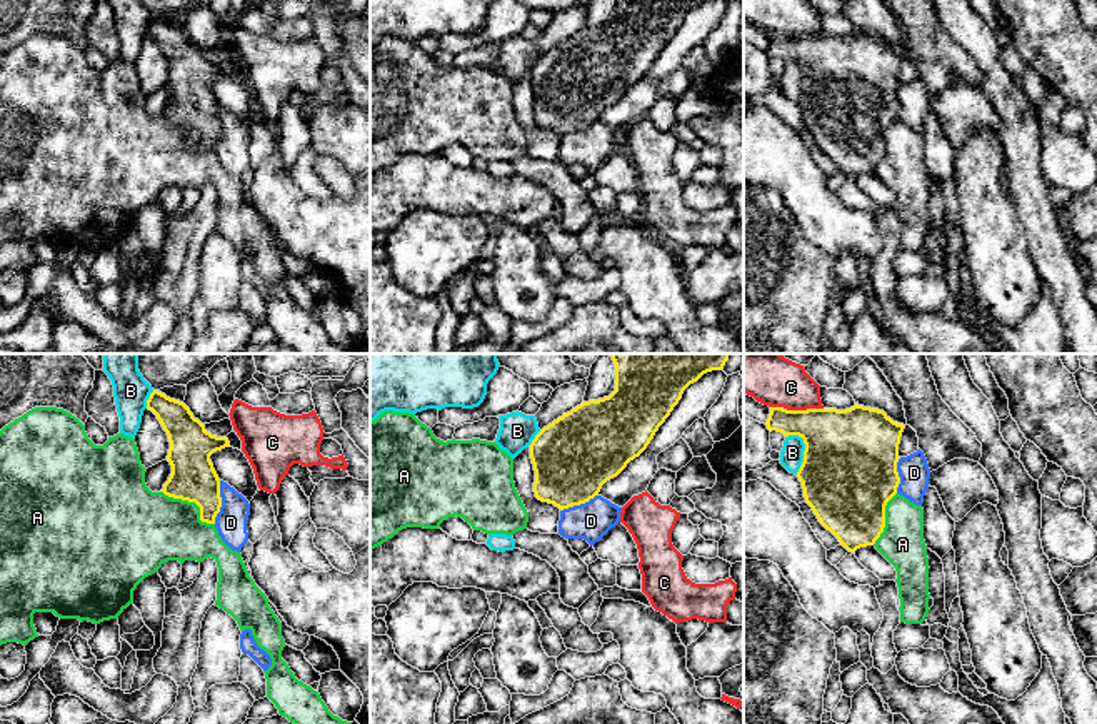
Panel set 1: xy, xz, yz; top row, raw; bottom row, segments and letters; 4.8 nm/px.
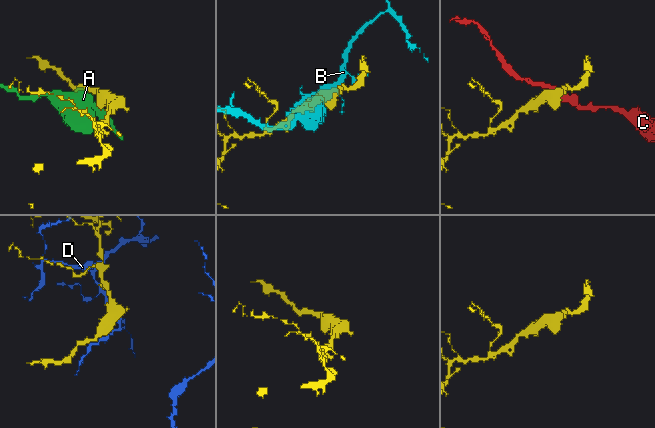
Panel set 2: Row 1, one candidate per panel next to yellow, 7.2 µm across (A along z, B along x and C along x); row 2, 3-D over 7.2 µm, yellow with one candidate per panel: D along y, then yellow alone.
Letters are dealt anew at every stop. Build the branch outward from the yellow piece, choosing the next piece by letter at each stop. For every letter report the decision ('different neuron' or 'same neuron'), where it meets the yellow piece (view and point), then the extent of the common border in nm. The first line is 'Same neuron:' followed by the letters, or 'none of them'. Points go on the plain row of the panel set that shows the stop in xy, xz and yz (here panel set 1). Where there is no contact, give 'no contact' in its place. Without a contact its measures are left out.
Same neuron: none of them
A: different neuron | xy (194, 127) | 300 nm
B: different neuron | yz (804, 77) | 200 nm
C: different neuron | yz (797, 37) | 260 nm
D: different neuron | xy (220, 129) | 220 nm

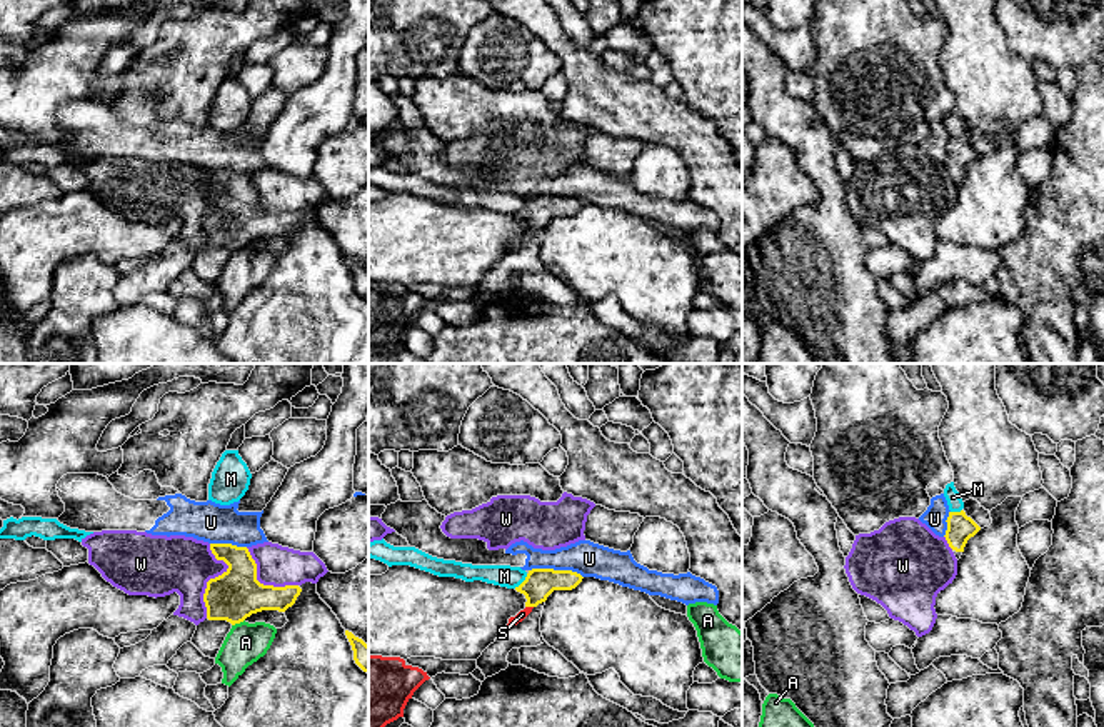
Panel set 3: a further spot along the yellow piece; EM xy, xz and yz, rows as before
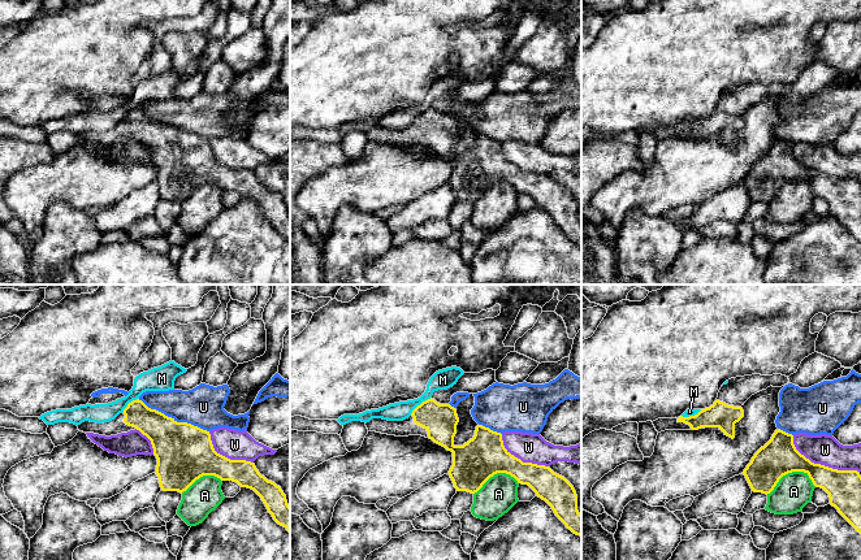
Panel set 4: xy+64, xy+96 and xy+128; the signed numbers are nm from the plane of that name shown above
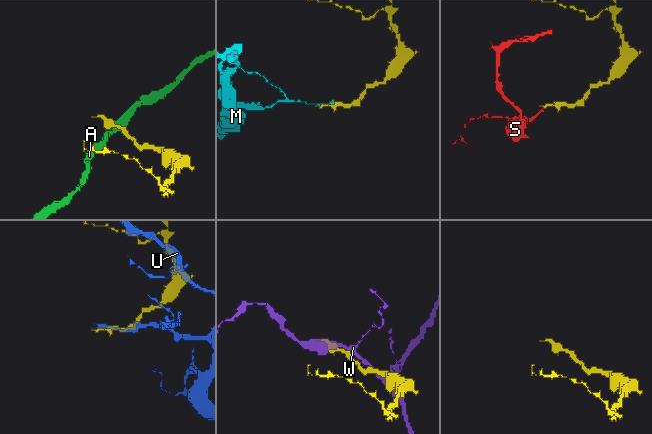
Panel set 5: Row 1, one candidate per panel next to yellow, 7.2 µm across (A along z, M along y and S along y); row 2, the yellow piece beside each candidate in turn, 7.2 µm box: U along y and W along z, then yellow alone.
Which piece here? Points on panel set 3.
Same neuron: S
A: different neuron | xy (237, 249) | 70 nm
M: different neuron | xz (522, 209) | 100 nm
S: same neuron | xz (529, 232) | 40 nm
U: different neuron | xz (556, 197) | 260 nm
W: different neuron | xy (212, 205) | 360 nm

